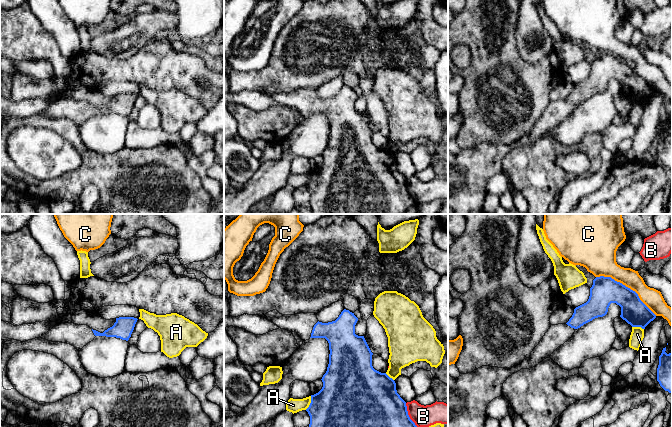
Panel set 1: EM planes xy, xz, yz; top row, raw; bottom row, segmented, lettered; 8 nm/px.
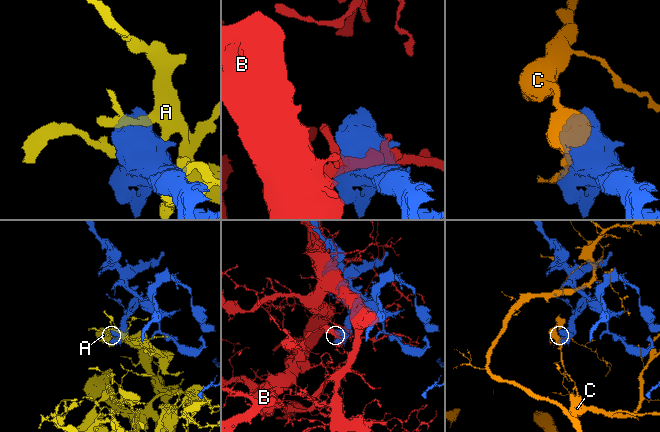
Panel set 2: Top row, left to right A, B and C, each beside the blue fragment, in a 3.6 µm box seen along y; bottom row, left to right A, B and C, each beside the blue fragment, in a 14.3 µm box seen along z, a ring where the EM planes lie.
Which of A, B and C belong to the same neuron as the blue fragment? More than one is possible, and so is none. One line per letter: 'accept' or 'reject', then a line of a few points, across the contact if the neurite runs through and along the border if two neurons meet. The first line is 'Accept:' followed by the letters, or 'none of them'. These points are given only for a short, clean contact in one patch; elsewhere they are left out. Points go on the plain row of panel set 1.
Accept: none of them
A: reject
B: reject
C: reject

